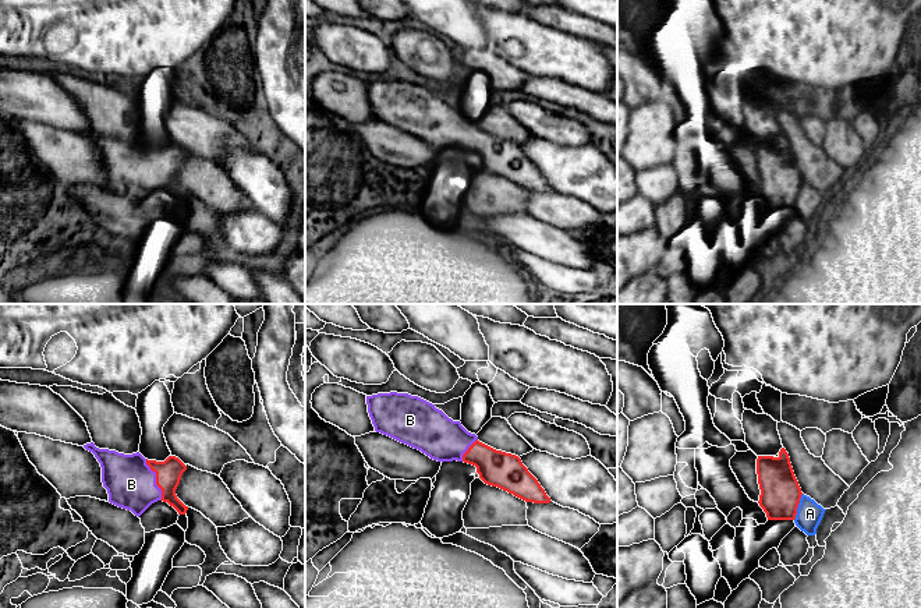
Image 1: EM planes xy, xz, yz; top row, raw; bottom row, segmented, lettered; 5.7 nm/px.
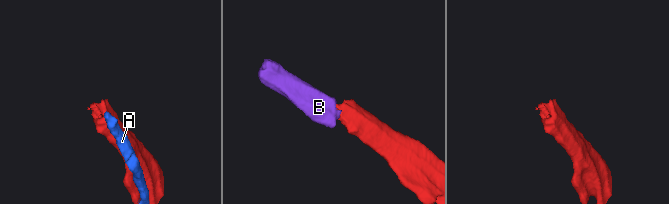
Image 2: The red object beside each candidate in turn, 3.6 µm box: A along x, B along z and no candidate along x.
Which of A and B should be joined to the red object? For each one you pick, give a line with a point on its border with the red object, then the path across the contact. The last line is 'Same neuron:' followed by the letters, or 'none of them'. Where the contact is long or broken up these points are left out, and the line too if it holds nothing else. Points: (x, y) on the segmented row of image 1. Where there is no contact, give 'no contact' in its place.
B: meets red in xy at (156, 480); runs through xy (169, 473), (156, 480), (131, 484)
Same neuron: B

